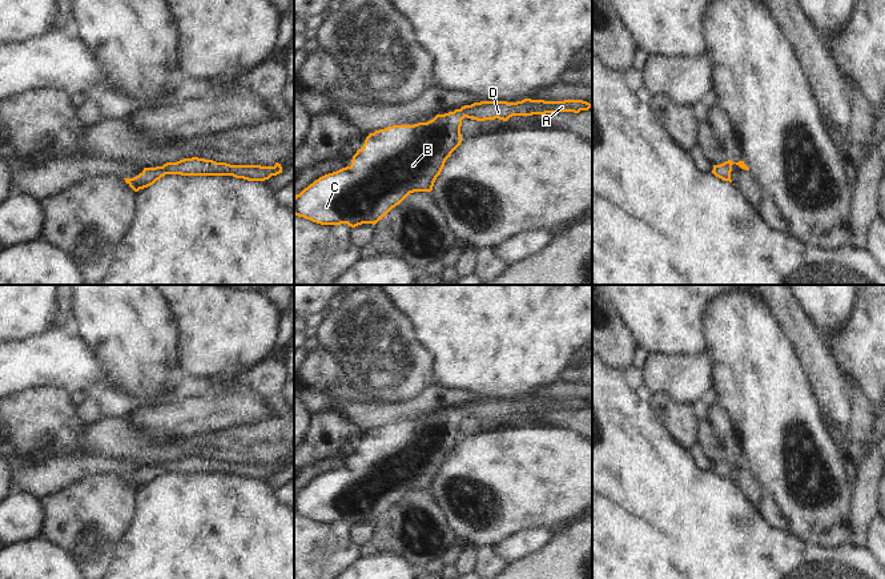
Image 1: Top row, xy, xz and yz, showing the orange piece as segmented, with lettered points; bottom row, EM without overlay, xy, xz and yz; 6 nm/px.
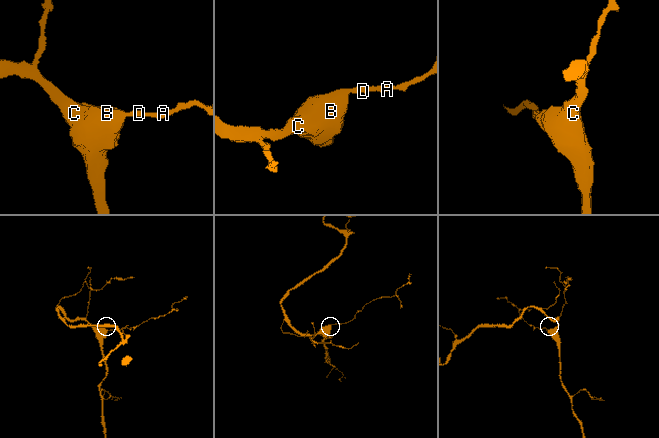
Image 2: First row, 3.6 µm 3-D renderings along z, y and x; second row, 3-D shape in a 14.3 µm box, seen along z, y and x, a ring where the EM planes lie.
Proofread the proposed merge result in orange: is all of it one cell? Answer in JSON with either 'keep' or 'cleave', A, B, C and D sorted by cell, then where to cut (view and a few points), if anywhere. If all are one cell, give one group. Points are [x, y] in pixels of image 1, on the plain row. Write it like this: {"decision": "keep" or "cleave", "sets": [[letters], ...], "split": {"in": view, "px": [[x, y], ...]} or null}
{"decision": "keep", "sets": [["A", "B", "C", "D"]], "split": null}

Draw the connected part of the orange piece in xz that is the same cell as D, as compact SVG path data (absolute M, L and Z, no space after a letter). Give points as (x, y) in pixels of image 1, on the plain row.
M524 397L516 401L480 399L464 403L444 413L437 413L427 421L393 423L370 431L362 447L353 454L351 463L325 473L294 494L294 512L321 523L362 522L375 523L410 491L431 490L446 458L460 443L460 425L464 415L476 419L503 418L512 414L532 414L558 410L588 409L591 402L583 398L544 399Z

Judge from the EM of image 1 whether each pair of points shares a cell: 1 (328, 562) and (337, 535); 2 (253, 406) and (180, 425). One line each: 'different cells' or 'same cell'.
1: same cell
2: same cell

